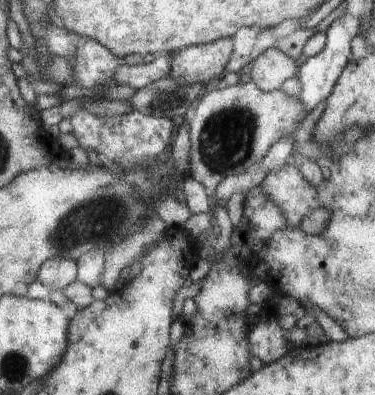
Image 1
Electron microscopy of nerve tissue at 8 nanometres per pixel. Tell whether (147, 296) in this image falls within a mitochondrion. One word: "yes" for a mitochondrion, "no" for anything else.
no

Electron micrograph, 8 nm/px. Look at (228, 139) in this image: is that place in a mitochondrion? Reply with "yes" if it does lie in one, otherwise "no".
yes

